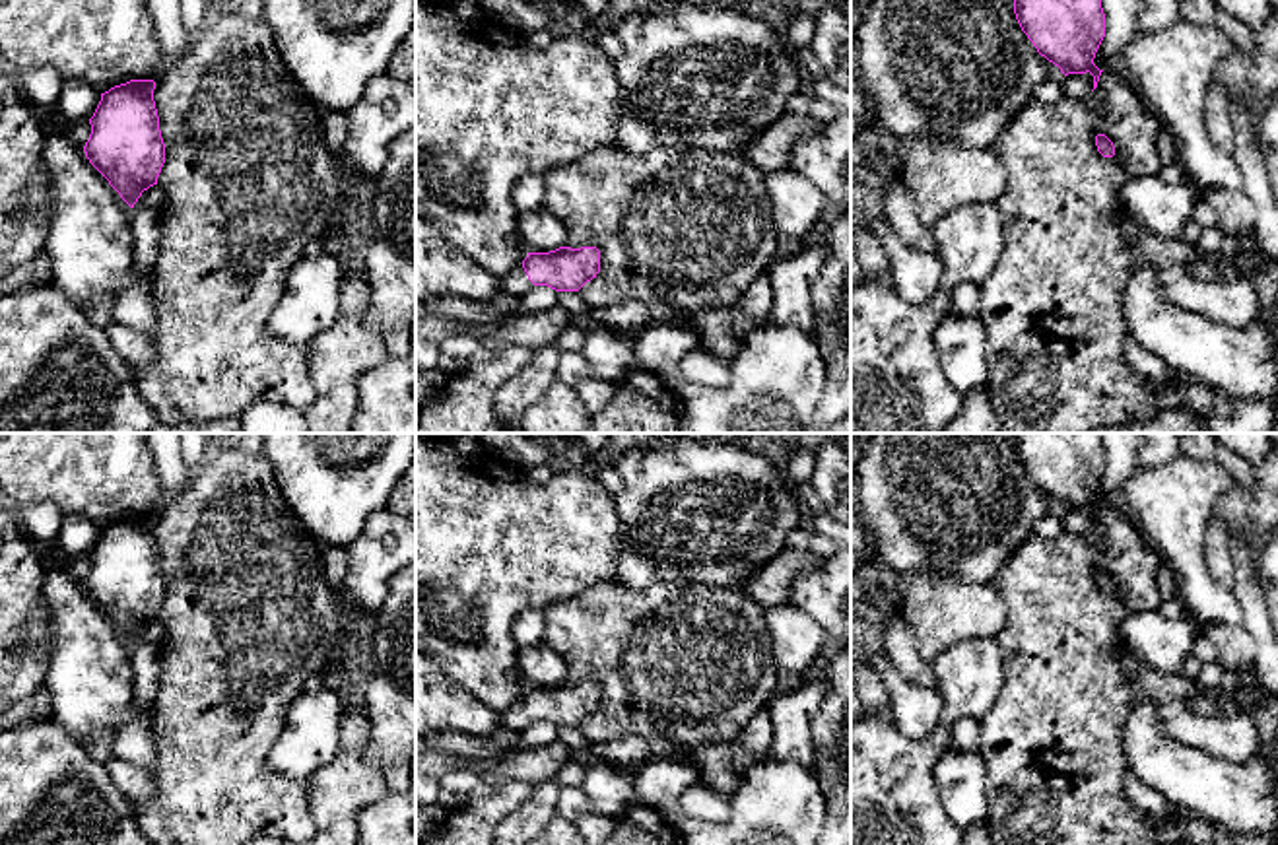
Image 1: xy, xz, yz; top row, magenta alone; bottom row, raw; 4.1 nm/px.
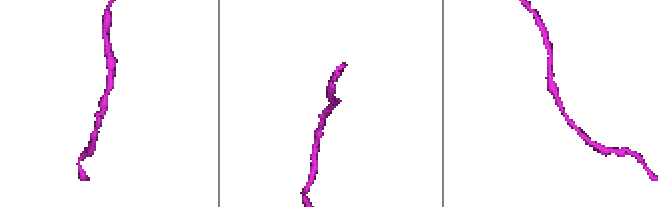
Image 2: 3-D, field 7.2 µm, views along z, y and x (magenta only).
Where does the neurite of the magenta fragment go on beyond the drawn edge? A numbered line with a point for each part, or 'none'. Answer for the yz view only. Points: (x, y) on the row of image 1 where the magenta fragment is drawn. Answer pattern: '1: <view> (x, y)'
none

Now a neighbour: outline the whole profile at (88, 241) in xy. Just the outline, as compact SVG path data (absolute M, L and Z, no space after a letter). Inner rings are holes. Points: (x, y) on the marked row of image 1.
M66 136L47 140L43 165L49 186L43 256L50 264L50 282L80 309L97 295L113 293L118 311L122 289L138 276L132 264L132 208Z

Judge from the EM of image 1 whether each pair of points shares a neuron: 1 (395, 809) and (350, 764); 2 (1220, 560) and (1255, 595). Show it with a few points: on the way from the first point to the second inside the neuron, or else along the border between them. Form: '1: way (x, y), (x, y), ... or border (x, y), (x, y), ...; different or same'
1: border (389, 791), (371, 803), (356, 824); different
2: border (1230, 537), (1232, 587); different

